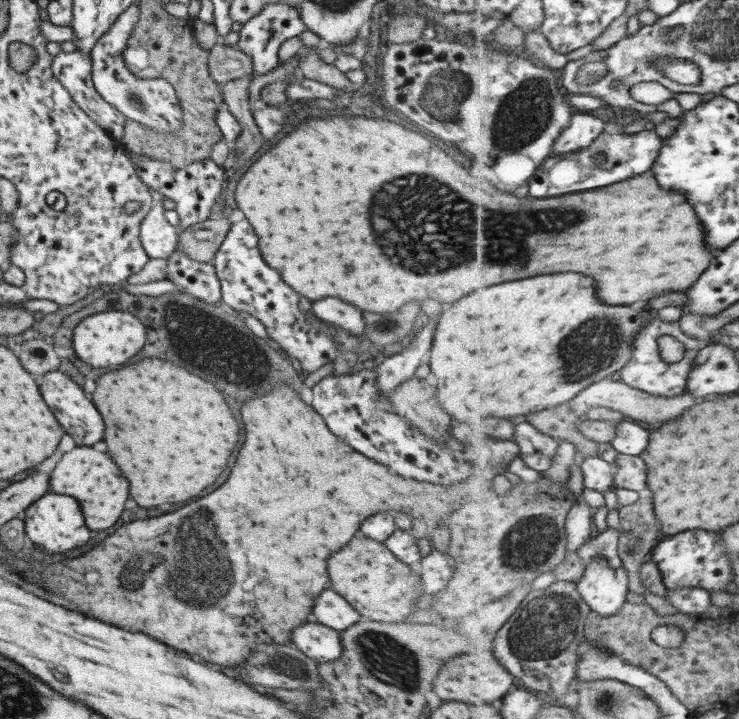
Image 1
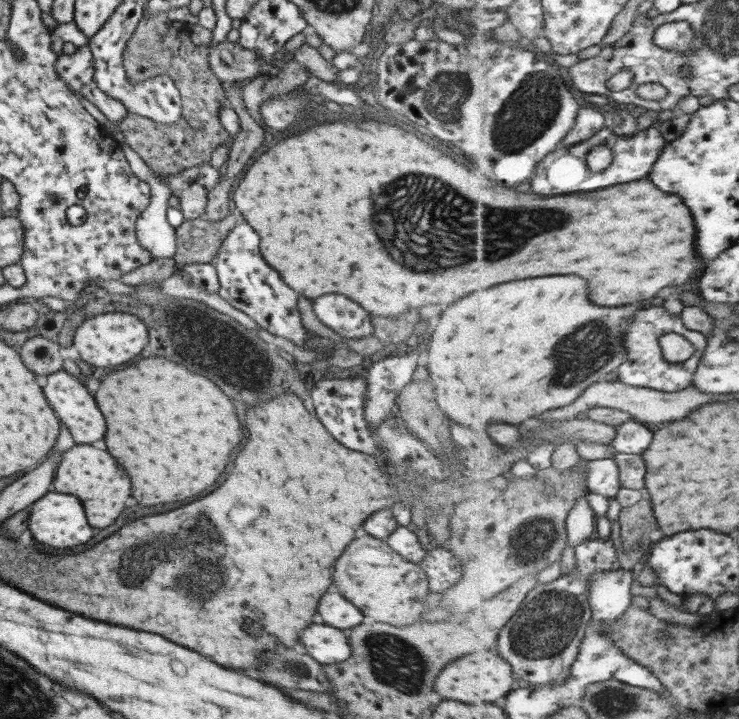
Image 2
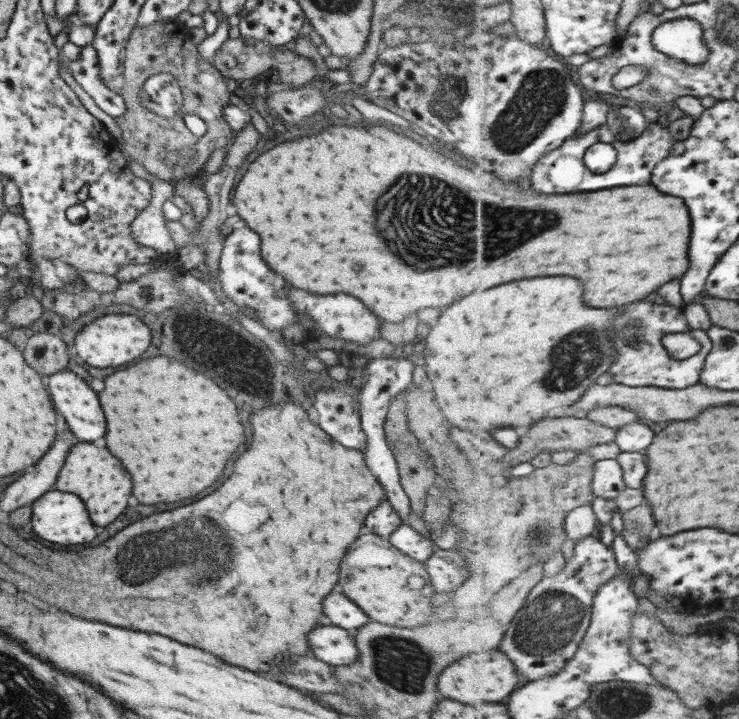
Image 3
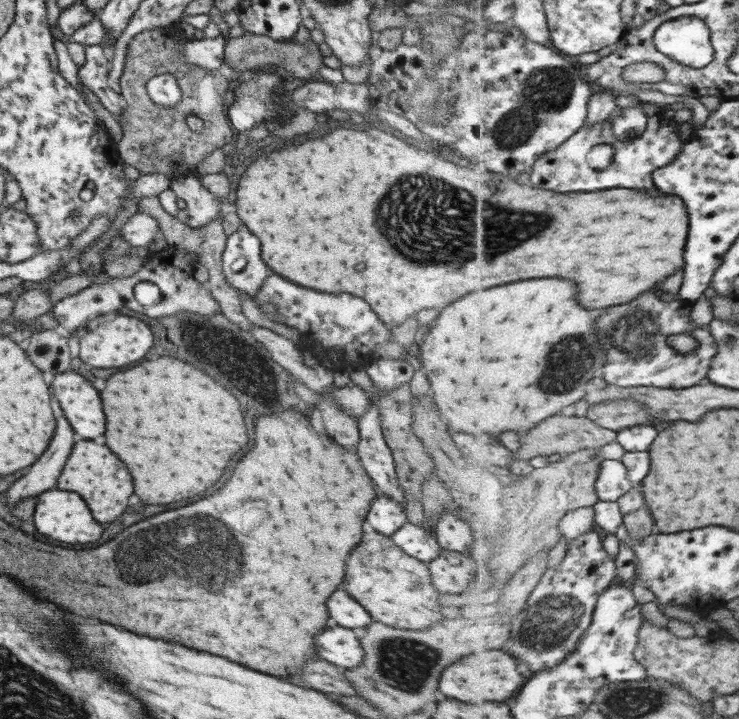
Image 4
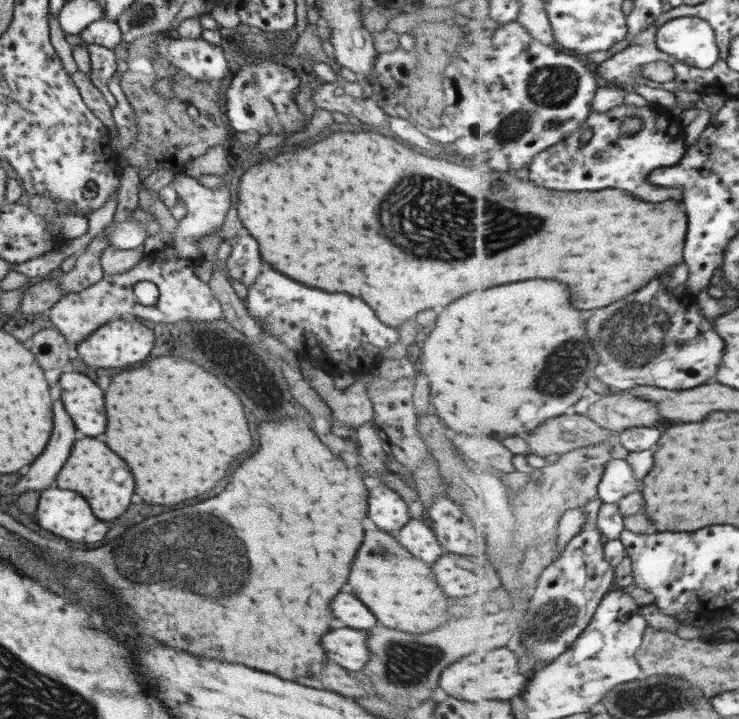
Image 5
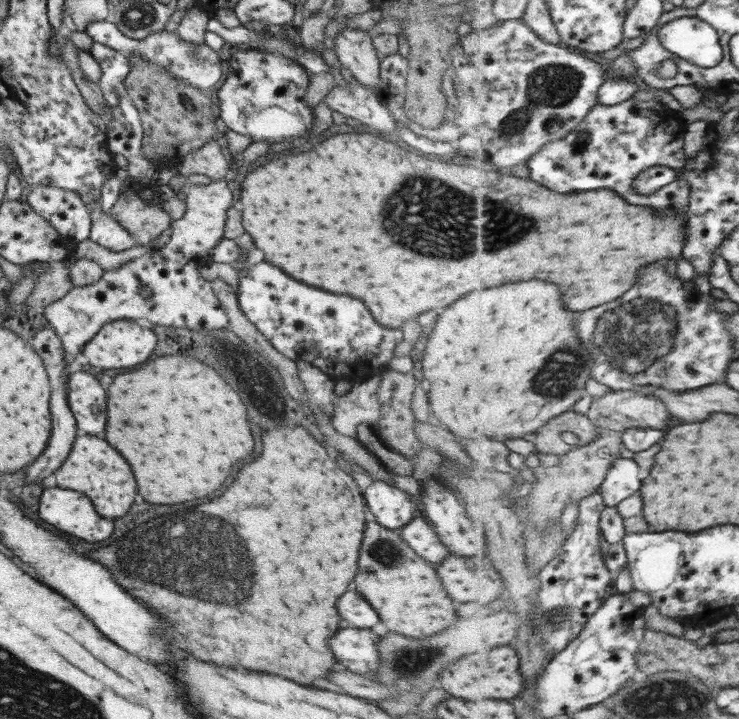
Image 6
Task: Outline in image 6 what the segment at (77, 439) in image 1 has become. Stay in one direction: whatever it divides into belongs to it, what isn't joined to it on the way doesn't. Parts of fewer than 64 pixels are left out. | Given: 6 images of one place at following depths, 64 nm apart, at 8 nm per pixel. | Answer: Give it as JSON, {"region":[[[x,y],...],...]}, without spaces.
{"region":[[[69,374],[67,404],[79,430],[85,434],[99,434],[105,430],[105,392],[91,374]]]}

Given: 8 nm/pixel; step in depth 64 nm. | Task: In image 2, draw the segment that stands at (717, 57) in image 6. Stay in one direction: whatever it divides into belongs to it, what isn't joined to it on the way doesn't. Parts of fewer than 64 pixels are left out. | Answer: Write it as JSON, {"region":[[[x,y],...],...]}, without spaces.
{"region":[[[687,21],[669,22],[654,33],[657,46],[676,52],[693,52],[695,33]]]}

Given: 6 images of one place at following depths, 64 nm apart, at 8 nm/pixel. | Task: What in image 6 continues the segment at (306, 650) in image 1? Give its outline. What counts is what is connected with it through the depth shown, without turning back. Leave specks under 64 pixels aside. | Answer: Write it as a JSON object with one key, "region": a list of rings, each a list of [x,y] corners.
{"region":[[[343,628],[329,638],[329,648],[337,662],[341,662],[351,672],[364,675],[379,668],[379,651],[375,646],[377,640],[379,636],[371,630]]]}

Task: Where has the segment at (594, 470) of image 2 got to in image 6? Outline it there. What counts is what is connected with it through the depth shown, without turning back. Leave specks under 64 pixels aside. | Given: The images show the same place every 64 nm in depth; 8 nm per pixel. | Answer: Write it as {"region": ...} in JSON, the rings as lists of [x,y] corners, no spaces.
{"region":[[[633,458],[616,460],[600,487],[604,504],[609,508],[617,508],[623,500],[639,492],[643,486],[639,474],[641,468]]]}

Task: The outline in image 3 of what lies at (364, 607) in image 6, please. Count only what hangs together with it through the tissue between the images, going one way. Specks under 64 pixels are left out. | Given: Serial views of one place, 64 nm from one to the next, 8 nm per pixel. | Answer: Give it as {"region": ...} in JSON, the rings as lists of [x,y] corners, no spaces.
{"region":[[[331,592],[323,600],[323,614],[329,618],[333,626],[339,628],[359,628],[367,622],[367,616],[357,608],[351,600],[347,600],[341,592]]]}

